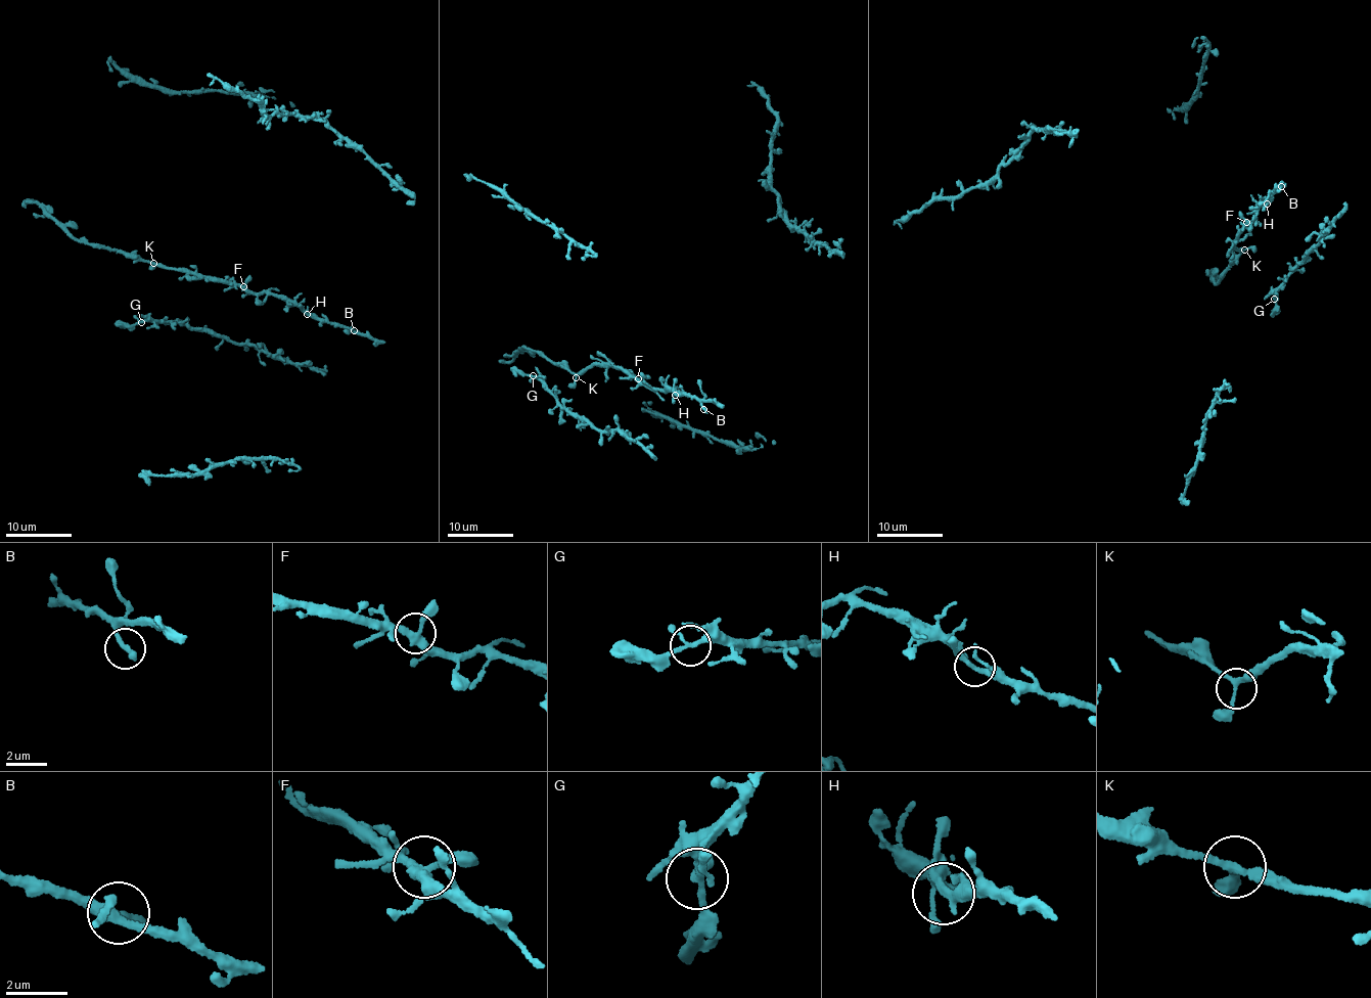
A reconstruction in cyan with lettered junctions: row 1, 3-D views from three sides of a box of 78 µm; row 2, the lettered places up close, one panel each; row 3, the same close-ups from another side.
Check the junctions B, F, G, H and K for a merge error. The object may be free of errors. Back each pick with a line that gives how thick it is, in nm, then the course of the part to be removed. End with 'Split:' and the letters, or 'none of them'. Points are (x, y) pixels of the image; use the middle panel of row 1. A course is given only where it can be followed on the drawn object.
Split: none of them

